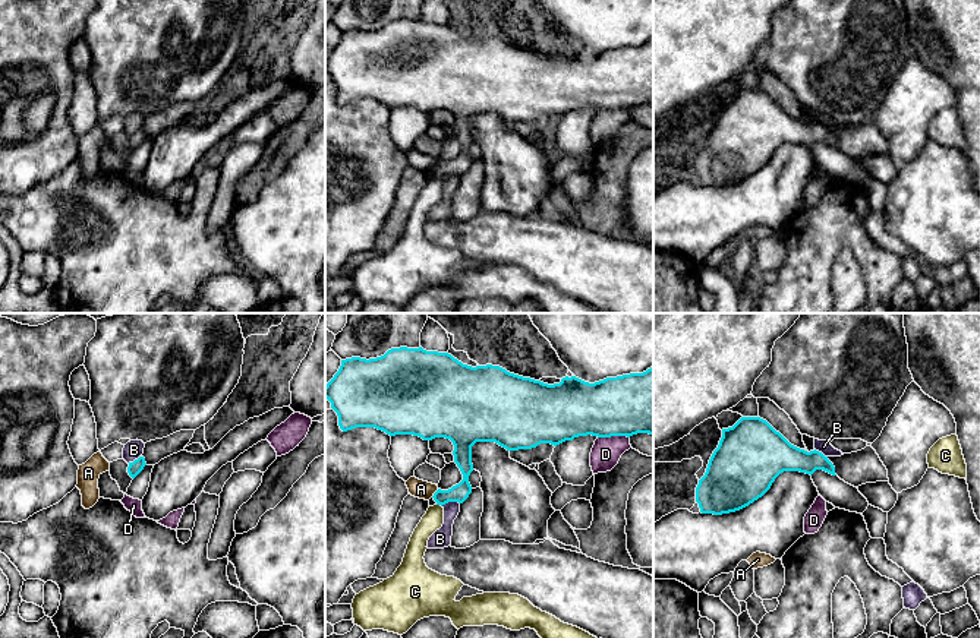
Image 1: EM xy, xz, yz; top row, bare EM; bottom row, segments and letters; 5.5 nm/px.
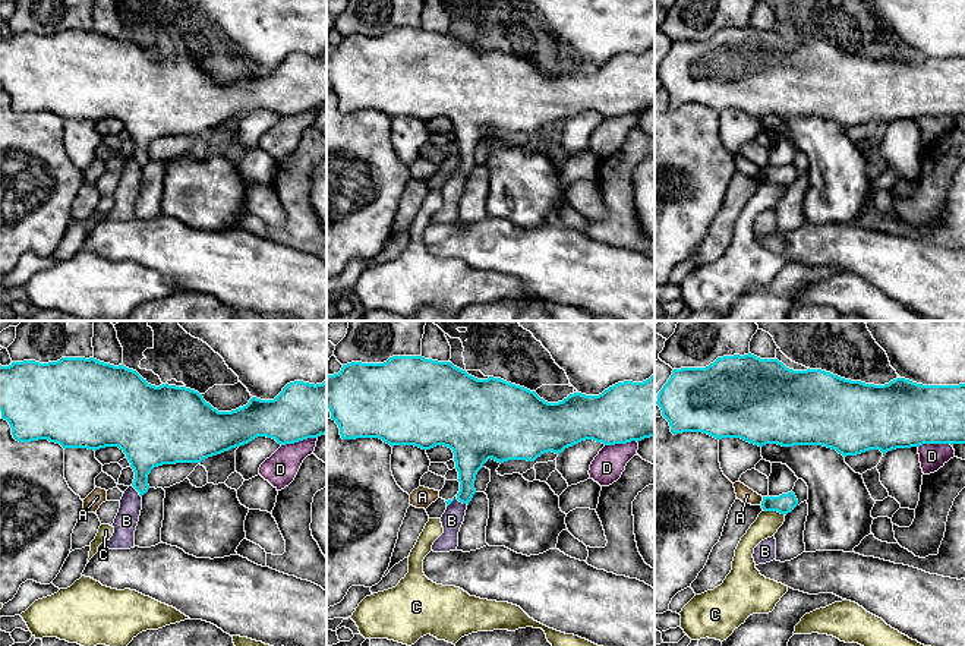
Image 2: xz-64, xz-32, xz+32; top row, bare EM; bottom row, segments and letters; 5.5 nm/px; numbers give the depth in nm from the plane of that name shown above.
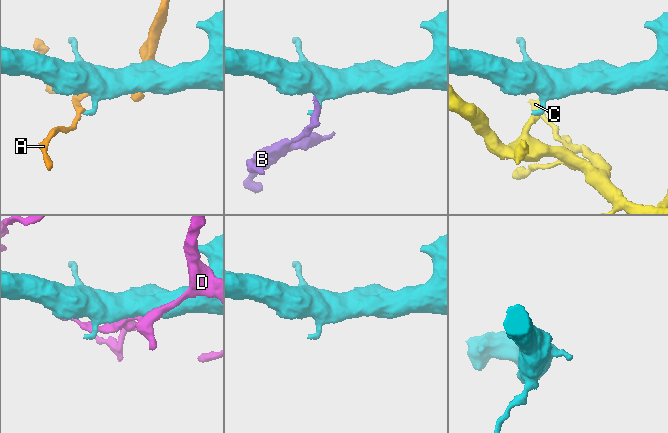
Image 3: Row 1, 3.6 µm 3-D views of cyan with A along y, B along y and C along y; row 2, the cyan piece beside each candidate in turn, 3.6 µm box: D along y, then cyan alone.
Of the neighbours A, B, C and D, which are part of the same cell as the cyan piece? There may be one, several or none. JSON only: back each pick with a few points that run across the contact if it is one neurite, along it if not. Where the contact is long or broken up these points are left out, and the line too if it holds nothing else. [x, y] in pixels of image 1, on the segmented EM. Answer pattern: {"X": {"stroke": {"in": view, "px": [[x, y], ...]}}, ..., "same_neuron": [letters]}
{"same_neuron": []}

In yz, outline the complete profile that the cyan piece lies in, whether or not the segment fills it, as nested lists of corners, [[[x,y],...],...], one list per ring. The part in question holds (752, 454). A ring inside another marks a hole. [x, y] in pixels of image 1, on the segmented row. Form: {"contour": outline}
{"contour": [[[741,417],[732,427],[722,429],[719,445],[696,487],[696,502],[702,514],[735,512],[762,498],[781,473],[812,476],[816,470],[836,476],[822,452],[791,445],[760,417]]]}

